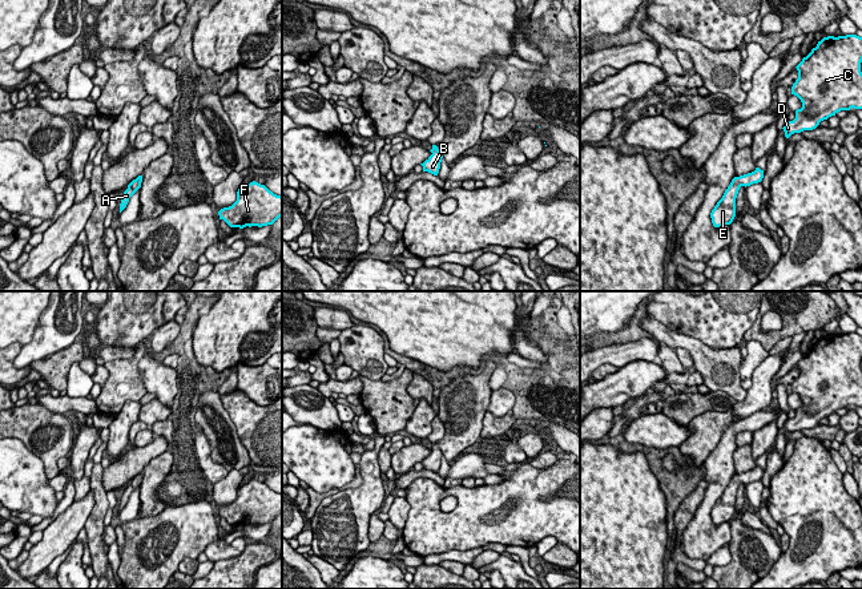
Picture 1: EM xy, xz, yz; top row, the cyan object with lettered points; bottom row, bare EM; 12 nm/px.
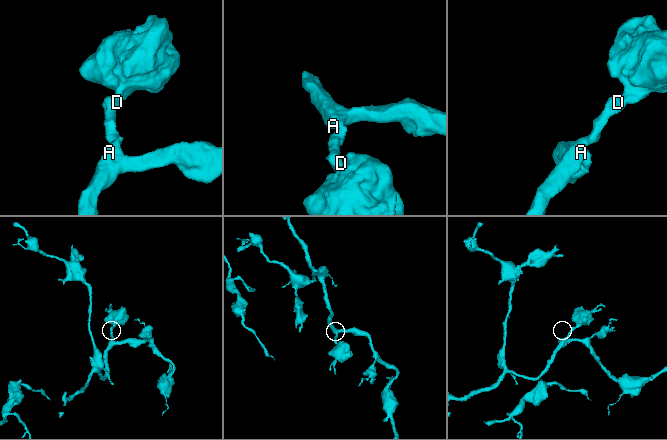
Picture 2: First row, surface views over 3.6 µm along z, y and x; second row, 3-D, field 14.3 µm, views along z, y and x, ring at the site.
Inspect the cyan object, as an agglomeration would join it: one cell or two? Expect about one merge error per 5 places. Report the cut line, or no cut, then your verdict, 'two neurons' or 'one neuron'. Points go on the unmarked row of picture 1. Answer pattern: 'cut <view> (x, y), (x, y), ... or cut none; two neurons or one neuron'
cut none; one neuron

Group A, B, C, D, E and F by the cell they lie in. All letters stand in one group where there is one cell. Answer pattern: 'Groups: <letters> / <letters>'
Groups: A B C D E F

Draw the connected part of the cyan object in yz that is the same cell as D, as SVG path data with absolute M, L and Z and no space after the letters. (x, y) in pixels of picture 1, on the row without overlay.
M857 332L827 334L795 364L798 376L791 384L802 406L795 408L795 416L782 427L789 436L794 431L815 427L821 419L841 408L862 407L862 335Z

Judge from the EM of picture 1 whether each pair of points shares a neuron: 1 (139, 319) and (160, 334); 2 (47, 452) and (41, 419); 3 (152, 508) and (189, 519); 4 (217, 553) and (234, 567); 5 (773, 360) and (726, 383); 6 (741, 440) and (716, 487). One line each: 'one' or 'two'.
1: two
2: one
3: two
4: two
5: two
6: two

